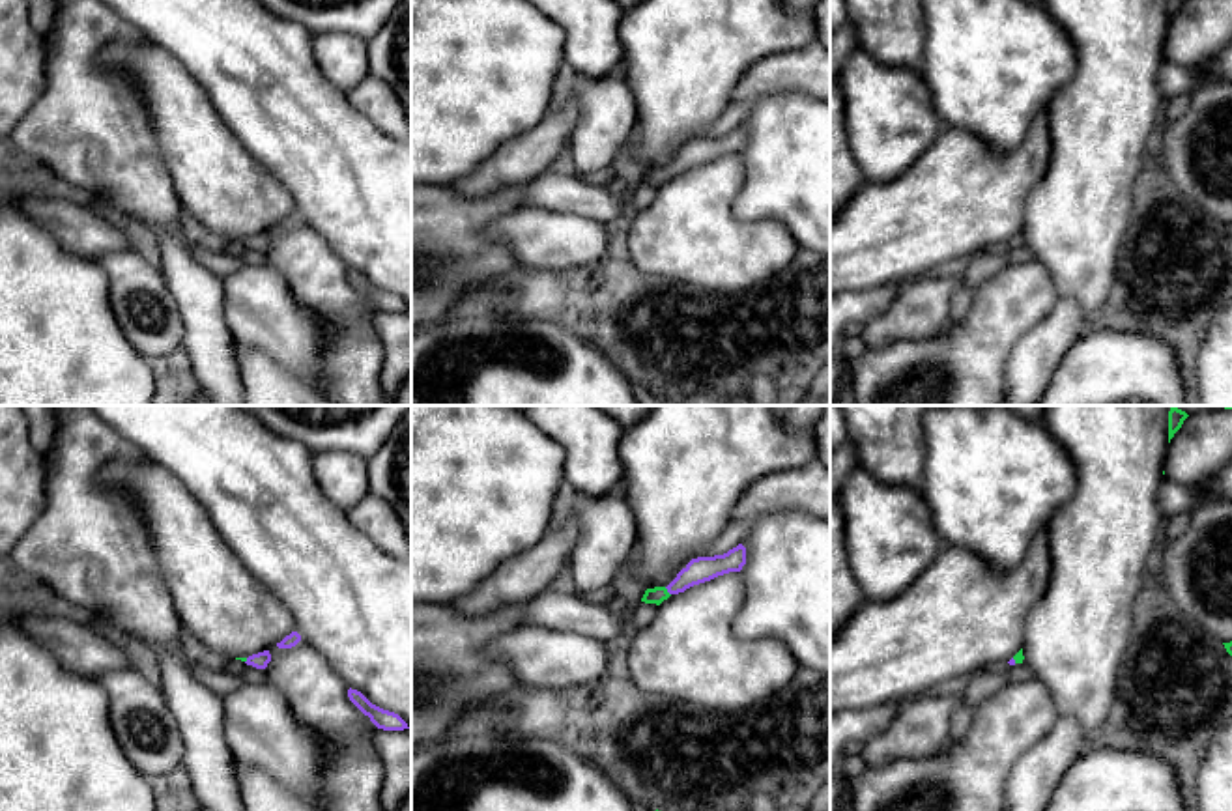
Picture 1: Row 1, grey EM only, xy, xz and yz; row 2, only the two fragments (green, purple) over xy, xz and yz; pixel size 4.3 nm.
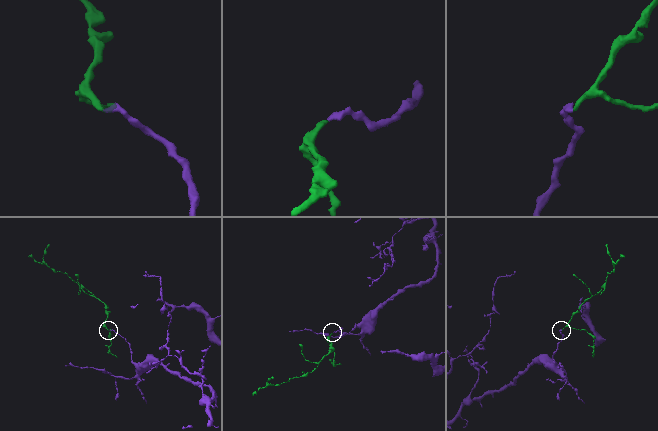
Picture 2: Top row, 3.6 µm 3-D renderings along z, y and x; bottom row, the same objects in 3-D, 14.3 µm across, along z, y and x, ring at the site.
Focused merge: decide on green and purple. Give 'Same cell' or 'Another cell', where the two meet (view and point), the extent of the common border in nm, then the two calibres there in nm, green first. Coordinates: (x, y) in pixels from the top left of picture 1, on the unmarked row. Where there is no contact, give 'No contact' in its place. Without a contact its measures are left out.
Same cell. Touches green at xz (666, 172). Shared border 50 nm. Thickness 70 nm (green) against 110 nm

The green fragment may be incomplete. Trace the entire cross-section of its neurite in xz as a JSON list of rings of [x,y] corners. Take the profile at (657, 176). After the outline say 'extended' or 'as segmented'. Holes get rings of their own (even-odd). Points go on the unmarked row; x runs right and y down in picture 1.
[[[738,125],[723,136],[692,140],[667,168],[647,170],[641,183],[660,187],[671,176],[710,163],[729,153],[740,153],[746,146],[746,129]]]; extended

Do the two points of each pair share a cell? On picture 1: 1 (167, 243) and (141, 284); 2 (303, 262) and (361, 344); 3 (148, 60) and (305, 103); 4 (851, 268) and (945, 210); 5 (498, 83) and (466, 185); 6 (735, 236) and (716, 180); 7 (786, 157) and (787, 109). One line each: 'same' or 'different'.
1: different
2: same
3: different
4: same
5: different
6: same
7: same

